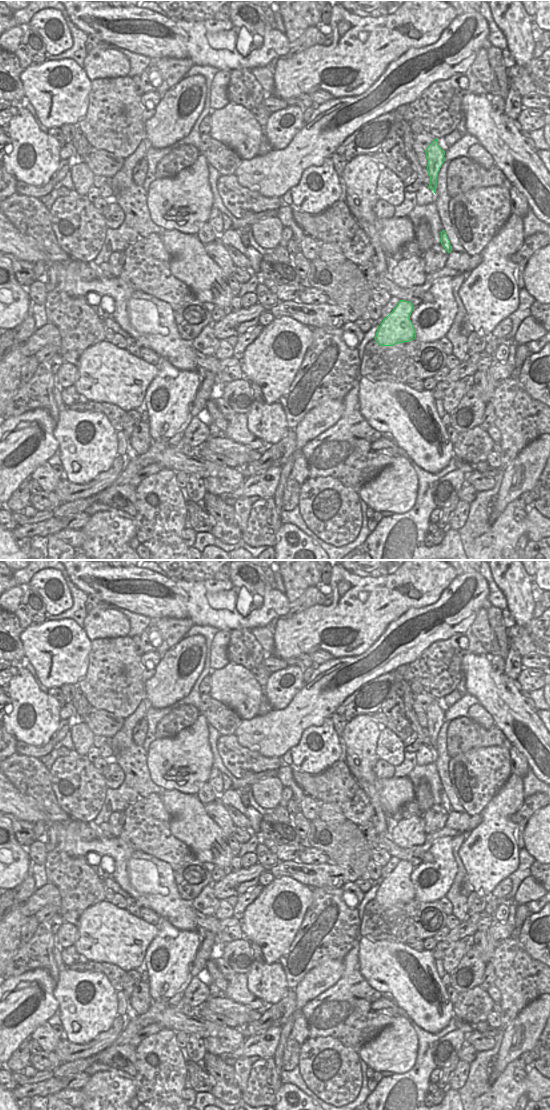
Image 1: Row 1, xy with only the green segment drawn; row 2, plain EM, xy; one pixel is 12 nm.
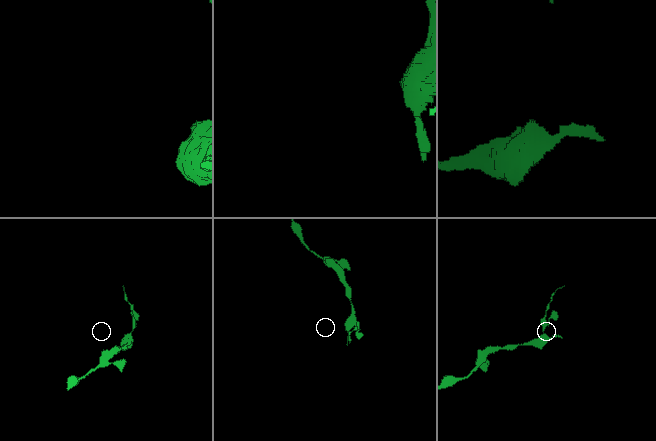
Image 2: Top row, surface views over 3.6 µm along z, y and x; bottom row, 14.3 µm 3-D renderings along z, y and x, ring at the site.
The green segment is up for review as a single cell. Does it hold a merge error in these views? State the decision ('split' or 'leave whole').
split

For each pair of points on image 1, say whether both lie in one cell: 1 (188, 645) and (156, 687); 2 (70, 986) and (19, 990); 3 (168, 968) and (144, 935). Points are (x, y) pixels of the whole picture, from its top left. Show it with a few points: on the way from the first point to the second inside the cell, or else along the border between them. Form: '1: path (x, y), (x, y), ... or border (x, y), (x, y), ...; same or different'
1: path (179, 655), (176, 667), (166, 677); same
2: border (54, 986), (53, 996), (57, 1001), (58, 1008); different
3: border (157, 926), (157, 934), (148, 946), (143, 961); different

